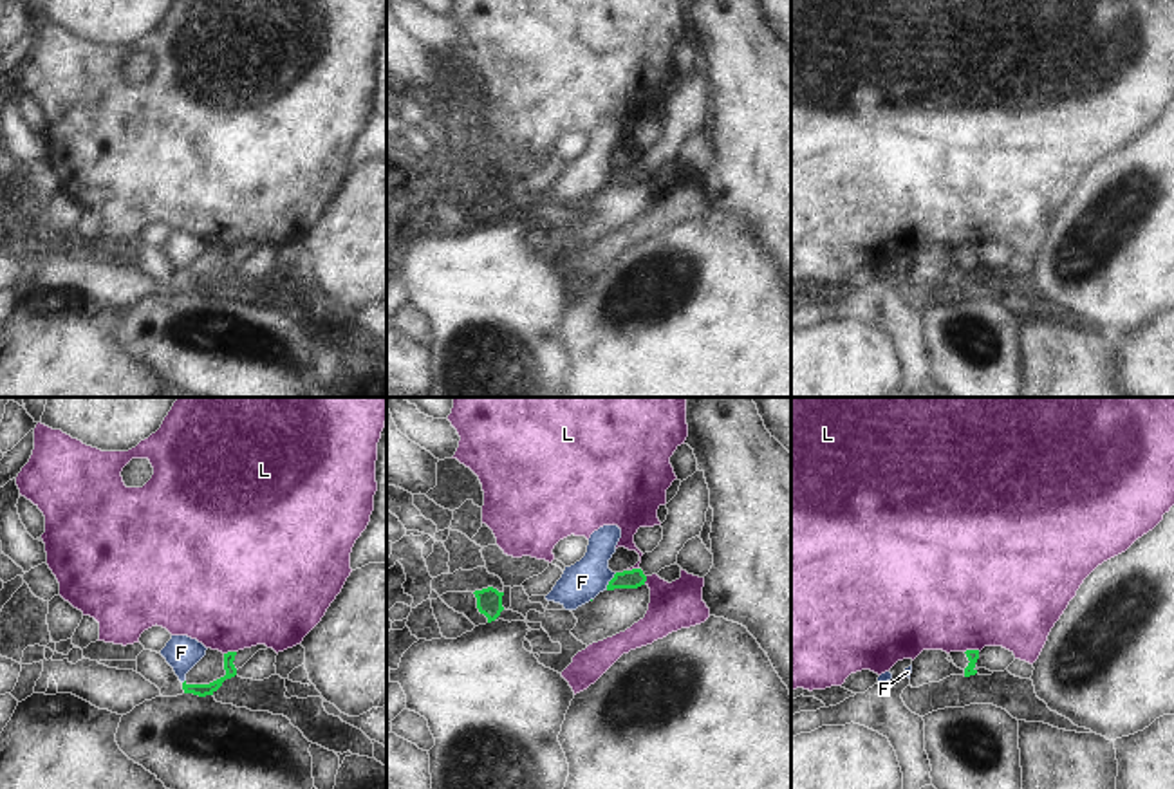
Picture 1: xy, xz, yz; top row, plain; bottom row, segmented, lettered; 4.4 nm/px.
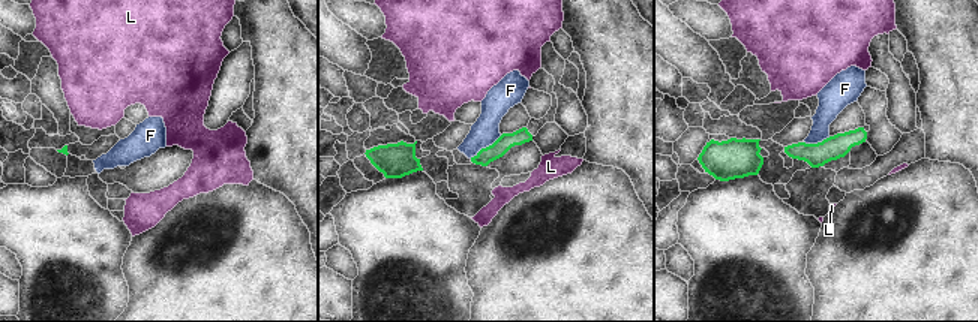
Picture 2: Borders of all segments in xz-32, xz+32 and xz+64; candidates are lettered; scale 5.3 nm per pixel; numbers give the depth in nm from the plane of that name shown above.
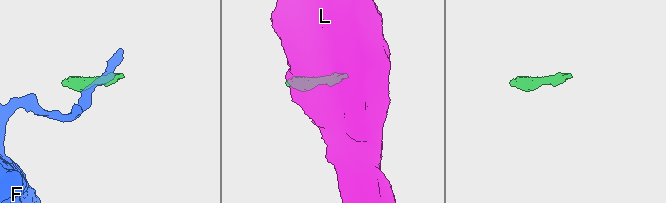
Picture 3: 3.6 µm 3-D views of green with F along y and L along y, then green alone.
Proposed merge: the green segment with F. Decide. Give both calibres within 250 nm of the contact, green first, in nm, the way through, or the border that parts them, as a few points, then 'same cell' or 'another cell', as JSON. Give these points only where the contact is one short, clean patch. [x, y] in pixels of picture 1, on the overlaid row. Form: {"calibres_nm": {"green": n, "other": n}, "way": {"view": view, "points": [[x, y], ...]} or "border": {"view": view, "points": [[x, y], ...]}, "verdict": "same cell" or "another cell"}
{"calibres_nm": {"green": 90, "other": 180}, "border": {"view": "xz", "points": [[616, 573], [605, 589]]}, "verdict": "another cell"}

